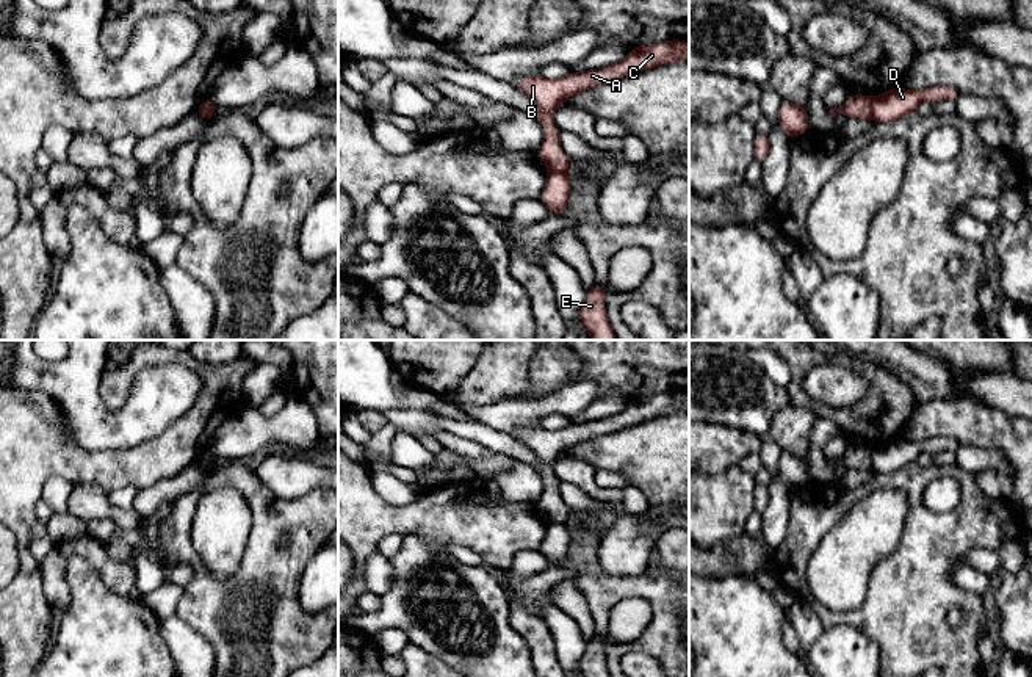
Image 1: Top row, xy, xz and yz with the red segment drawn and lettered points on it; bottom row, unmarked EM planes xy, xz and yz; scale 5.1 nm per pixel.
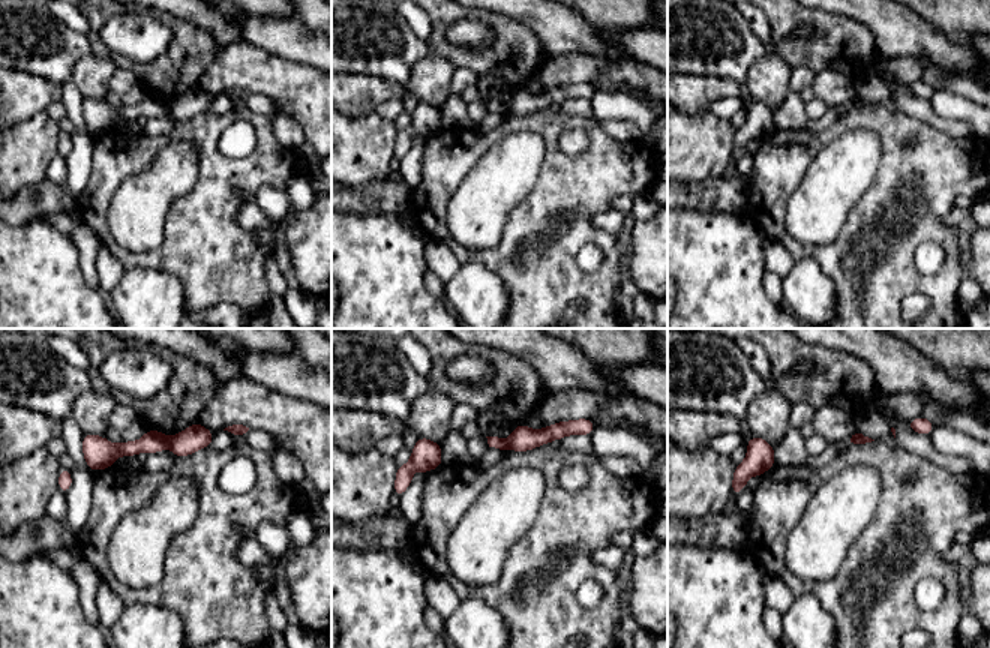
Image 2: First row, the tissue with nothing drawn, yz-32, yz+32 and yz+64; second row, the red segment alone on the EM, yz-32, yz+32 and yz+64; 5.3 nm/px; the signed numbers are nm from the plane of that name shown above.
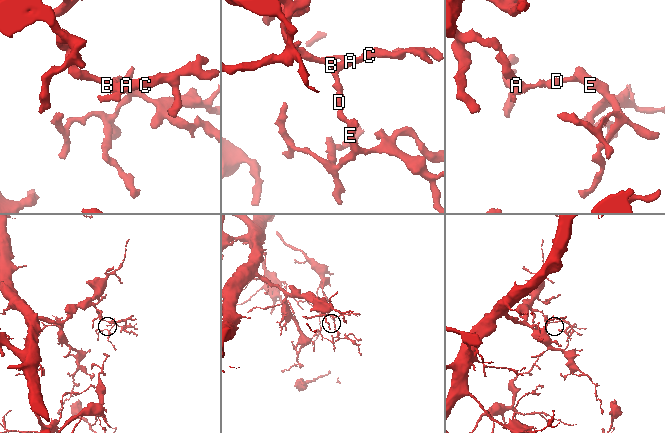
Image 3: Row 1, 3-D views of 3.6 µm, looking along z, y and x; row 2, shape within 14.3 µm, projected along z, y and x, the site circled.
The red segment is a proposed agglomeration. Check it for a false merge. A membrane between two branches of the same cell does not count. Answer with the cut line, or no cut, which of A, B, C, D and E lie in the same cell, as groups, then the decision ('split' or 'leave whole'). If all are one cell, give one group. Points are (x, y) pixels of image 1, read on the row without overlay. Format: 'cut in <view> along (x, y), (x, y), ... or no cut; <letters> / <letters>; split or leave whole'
cut in yz along (869, 450), (871, 469); A B C / D E; split

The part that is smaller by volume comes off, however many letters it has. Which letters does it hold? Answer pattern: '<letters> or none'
D, E

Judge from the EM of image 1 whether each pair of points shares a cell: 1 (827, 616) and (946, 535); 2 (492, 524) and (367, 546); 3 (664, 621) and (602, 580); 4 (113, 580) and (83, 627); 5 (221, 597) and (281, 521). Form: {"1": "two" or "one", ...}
{"1": "one", "2": "one", "3": "one", "4": "two", "5": "one"}

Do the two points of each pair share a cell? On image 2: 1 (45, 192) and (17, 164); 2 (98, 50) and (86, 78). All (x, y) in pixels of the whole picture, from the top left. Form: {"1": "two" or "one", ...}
{"1": "two", "2": "two"}

